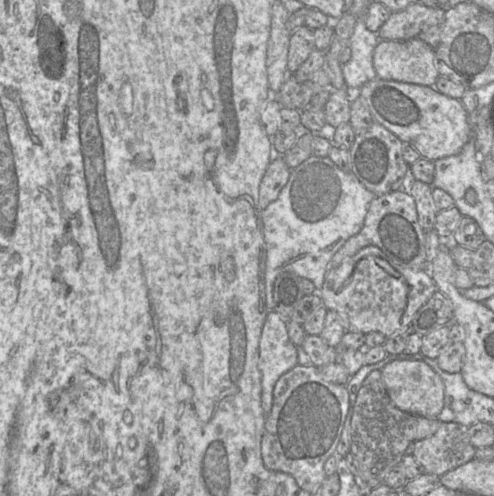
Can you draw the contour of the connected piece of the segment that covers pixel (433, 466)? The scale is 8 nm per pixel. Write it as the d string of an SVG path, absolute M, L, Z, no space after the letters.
M440 422L434 435L412 444L412 455L422 465L426 473L441 477L475 458L476 447L470 441L468 428L459 423Z

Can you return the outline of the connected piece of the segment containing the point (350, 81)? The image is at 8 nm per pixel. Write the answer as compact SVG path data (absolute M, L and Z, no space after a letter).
M364 17L359 18L348 42L351 58L342 65L343 77L349 90L359 91L366 83L377 78L373 55L379 41L377 33L365 26Z

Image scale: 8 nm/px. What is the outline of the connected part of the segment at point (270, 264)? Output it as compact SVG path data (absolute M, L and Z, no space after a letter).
M311 155L291 170L290 178L278 198L262 211L263 235L266 243L265 303L269 311L274 309L275 280L283 272L290 272L310 280L319 292L332 257L349 238L360 232L369 206L375 197L376 195L362 185L352 172L343 172L328 156Z

